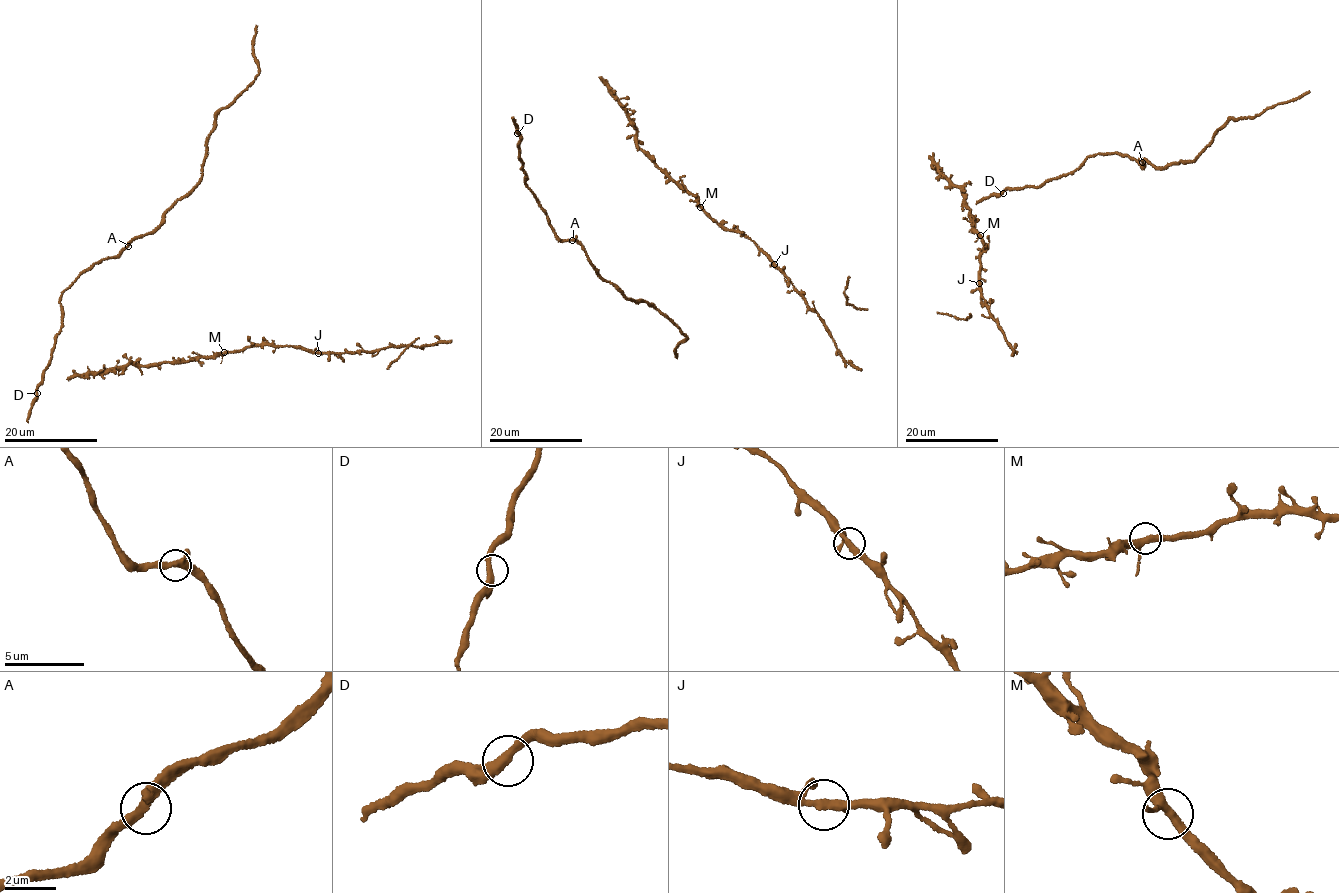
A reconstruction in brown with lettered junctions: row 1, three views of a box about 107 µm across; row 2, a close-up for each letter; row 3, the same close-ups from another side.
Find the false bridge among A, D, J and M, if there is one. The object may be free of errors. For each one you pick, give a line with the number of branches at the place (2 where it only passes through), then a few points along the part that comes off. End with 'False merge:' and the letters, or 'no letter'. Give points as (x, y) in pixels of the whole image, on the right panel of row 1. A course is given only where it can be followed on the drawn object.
False merge: no letter

